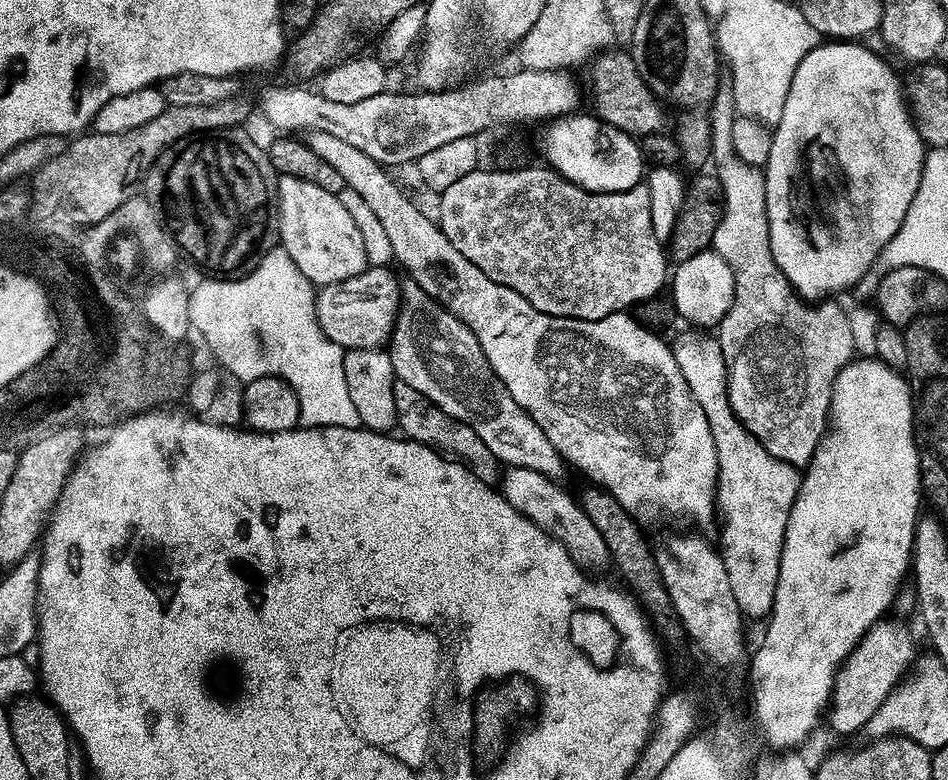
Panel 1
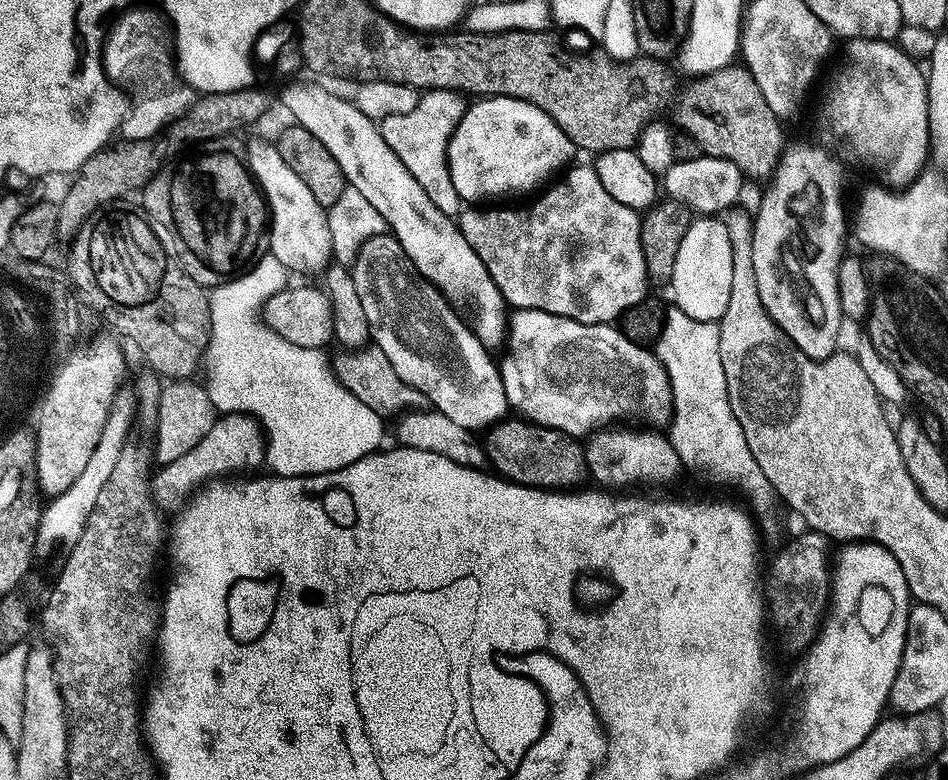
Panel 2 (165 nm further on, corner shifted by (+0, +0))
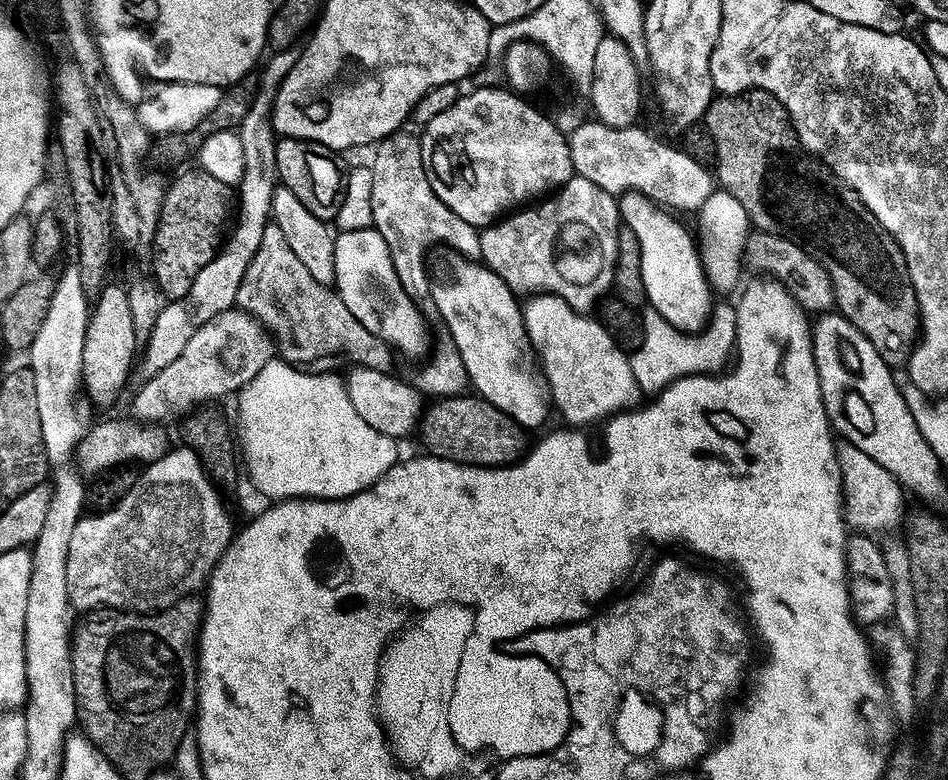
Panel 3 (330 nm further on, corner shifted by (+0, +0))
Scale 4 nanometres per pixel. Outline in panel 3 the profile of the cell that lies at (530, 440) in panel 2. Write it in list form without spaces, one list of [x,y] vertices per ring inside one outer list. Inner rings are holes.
[[[468,395],[445,396],[425,407],[418,425],[423,451],[429,456],[472,464],[475,468],[506,468],[515,464],[526,452],[525,429],[479,395]]]

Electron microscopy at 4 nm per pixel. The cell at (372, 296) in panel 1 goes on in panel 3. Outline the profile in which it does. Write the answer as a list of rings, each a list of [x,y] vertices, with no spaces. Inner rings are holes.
[[[237,308],[226,310],[194,332],[172,364],[144,382],[132,404],[136,418],[148,424],[181,419],[216,398],[237,393],[275,356],[275,341],[263,325],[248,312]]]

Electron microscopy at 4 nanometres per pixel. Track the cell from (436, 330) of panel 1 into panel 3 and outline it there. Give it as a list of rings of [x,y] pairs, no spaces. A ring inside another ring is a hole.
[[[373,227],[340,232],[334,239],[335,291],[346,302],[346,310],[378,339],[404,356],[420,356],[424,352],[424,324],[413,301],[392,268],[390,250]]]

